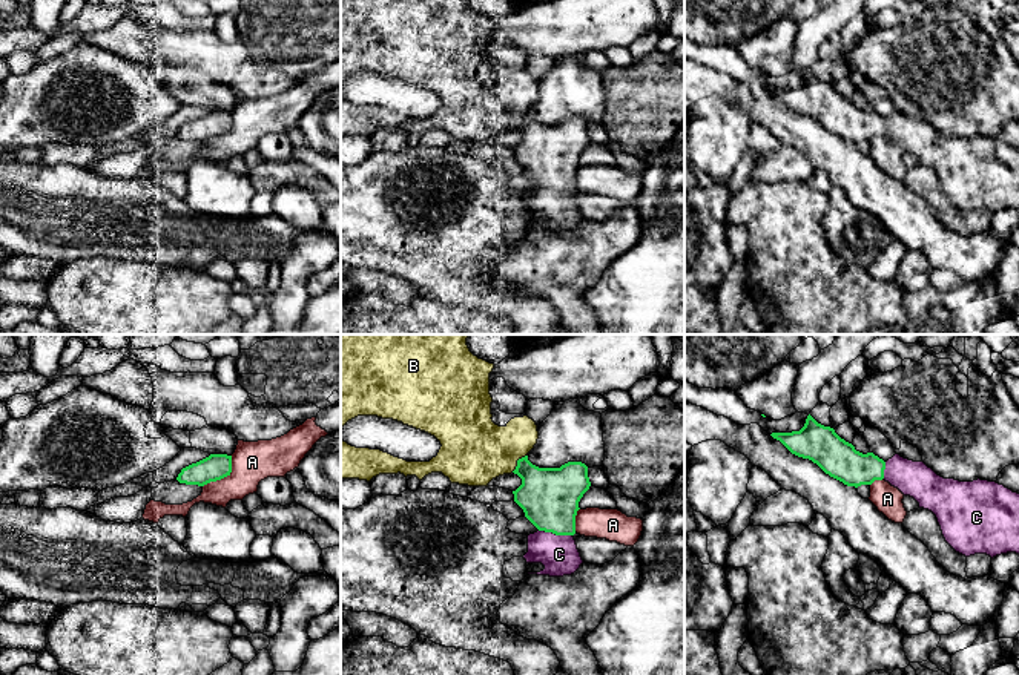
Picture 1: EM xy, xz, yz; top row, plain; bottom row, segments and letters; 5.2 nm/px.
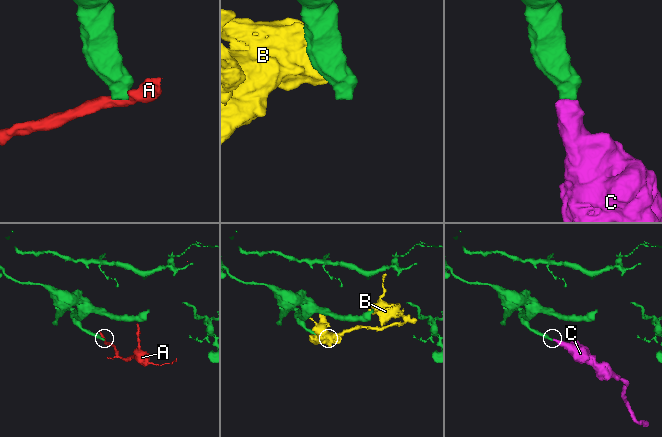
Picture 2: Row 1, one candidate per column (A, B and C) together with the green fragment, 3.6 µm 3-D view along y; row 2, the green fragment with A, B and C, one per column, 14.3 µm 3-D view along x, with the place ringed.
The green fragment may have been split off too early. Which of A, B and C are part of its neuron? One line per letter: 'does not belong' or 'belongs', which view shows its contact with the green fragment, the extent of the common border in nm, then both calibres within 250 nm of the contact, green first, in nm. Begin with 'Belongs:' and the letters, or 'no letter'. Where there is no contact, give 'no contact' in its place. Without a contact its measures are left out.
Belongs: C
A: does not belong; meets green in xy; contact 220 nm long; 140 nm thick on the green side, 220 nm on the other
B: does not belong; meets green in xz; contact 130 nm long; 300 nm thick on the green side, 360 nm on the other
C: belongs; meets green in xz; contact 180 nm long; 300 nm thick on the green side, 200 nm on the other

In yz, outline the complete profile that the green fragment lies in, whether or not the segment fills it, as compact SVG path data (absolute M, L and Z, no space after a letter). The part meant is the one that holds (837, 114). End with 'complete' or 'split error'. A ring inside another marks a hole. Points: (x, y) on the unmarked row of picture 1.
M810 71L800 87L772 89L792 110L809 115L826 130L847 143L872 141L885 137L904 152L913 153L919 164L932 167L945 198L959 210L970 213L987 210L991 215L1007 209L1019 210L1019 150L988 137L959 138L938 132L924 118L913 118L895 110L884 118L873 109L862 110L833 84L818 80Z; split error

